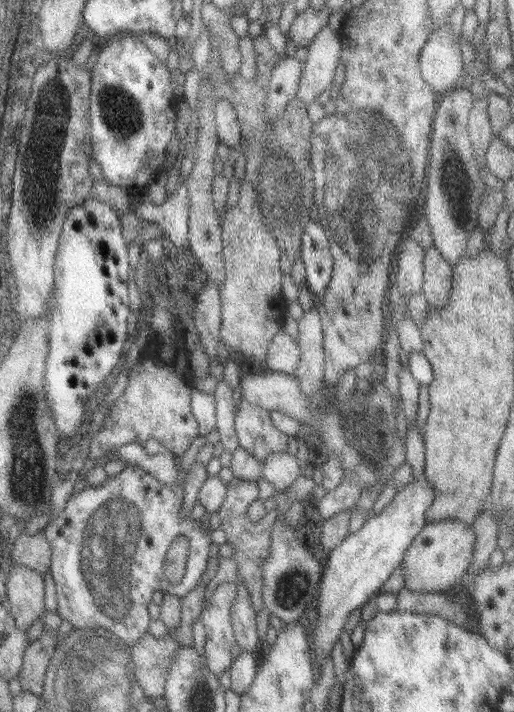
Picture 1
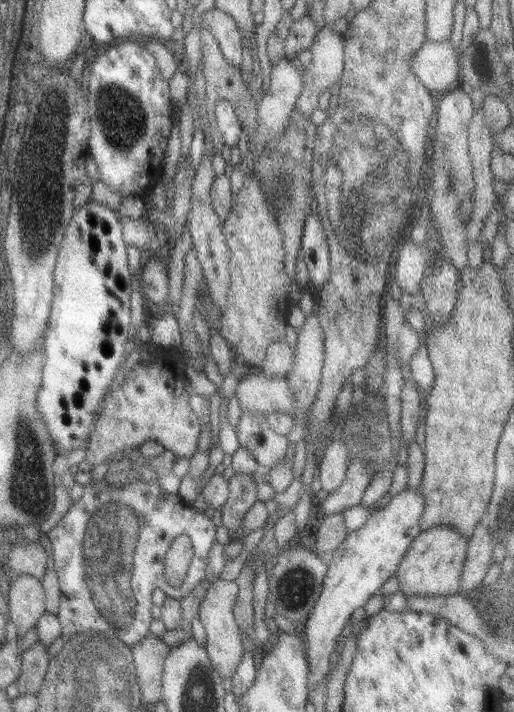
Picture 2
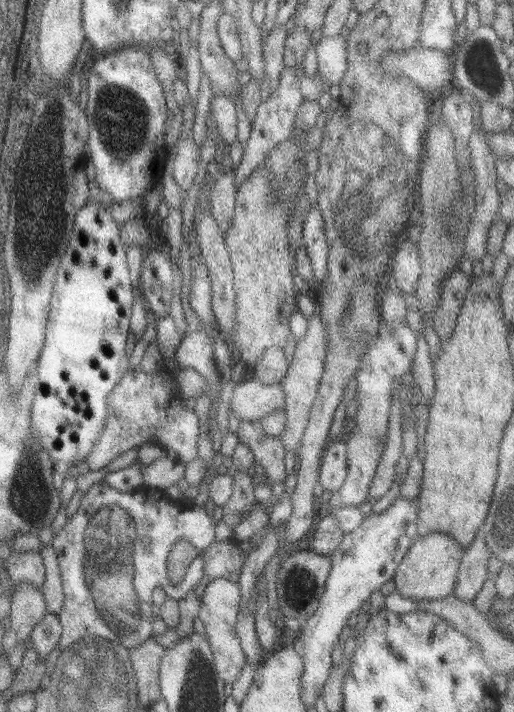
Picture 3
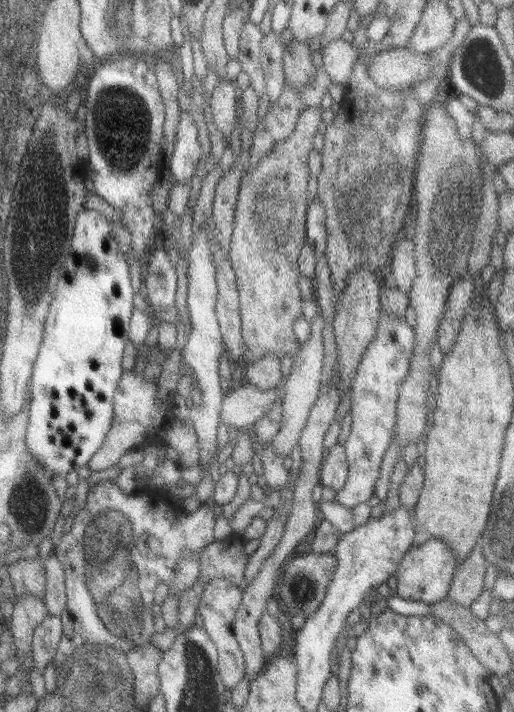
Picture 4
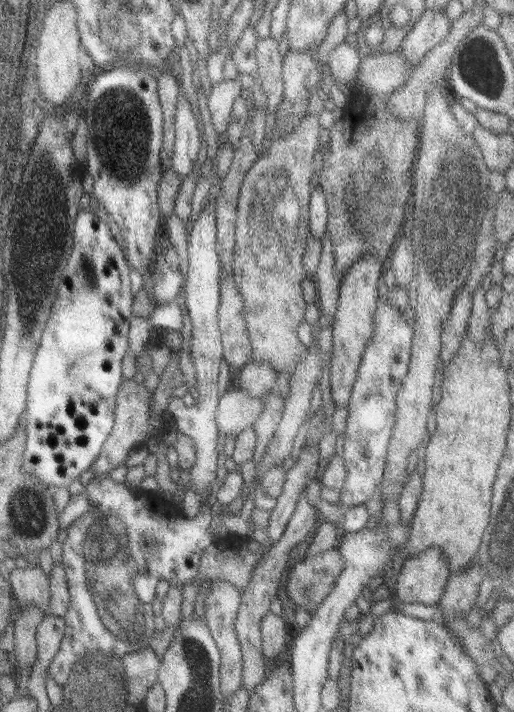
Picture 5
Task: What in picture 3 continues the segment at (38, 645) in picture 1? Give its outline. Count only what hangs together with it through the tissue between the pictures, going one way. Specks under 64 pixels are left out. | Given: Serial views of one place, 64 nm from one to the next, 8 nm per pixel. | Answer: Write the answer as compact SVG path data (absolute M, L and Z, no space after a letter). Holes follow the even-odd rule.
M25 649L22 654L21 665L14 671L9 690L11 696L24 693L34 693L40 688L40 681L45 672L45 661L37 655L35 649Z

